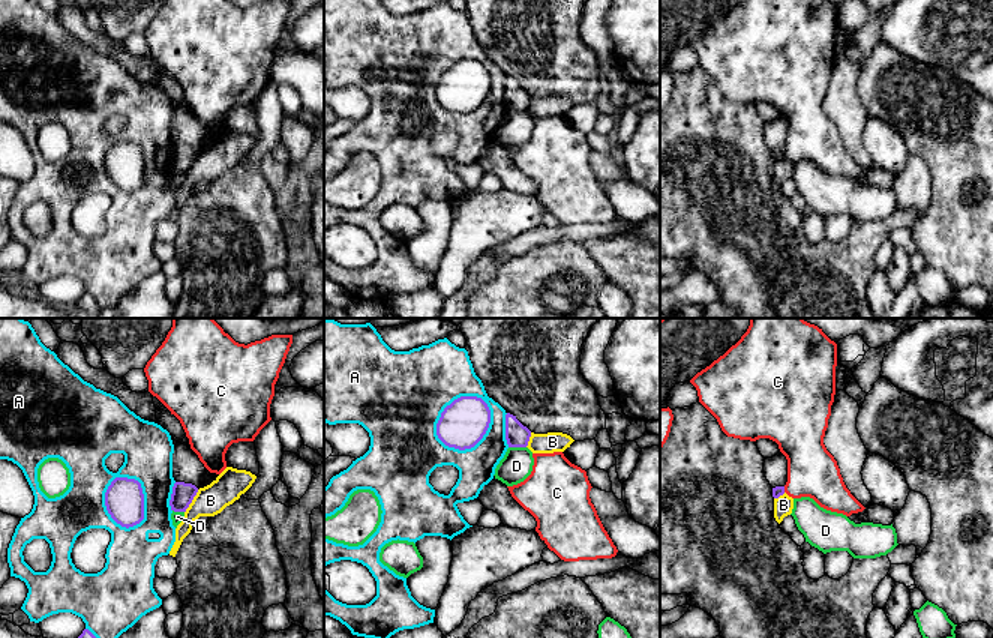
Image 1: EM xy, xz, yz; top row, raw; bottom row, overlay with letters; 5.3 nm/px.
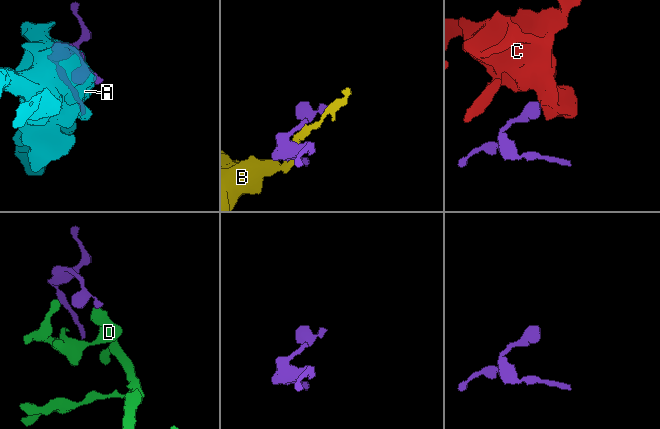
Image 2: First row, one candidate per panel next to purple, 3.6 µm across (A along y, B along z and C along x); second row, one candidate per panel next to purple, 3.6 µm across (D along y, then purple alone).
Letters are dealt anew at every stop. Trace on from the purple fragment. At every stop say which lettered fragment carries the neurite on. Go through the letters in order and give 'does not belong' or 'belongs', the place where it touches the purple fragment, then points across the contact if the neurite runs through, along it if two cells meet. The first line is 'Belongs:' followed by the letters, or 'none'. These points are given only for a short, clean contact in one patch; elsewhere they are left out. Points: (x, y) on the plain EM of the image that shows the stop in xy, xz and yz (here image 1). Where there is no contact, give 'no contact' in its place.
Belongs: none
A: does not belong; contact xz (455, 63)
B: does not belong; contact xy (191, 165); border xy (198, 153), (185, 176)
C: does not belong; contact yz (783, 153); border yz (783, 150), (785, 155)
D: does not belong; contact xz (518, 110); border xz (509, 110), (525, 111)

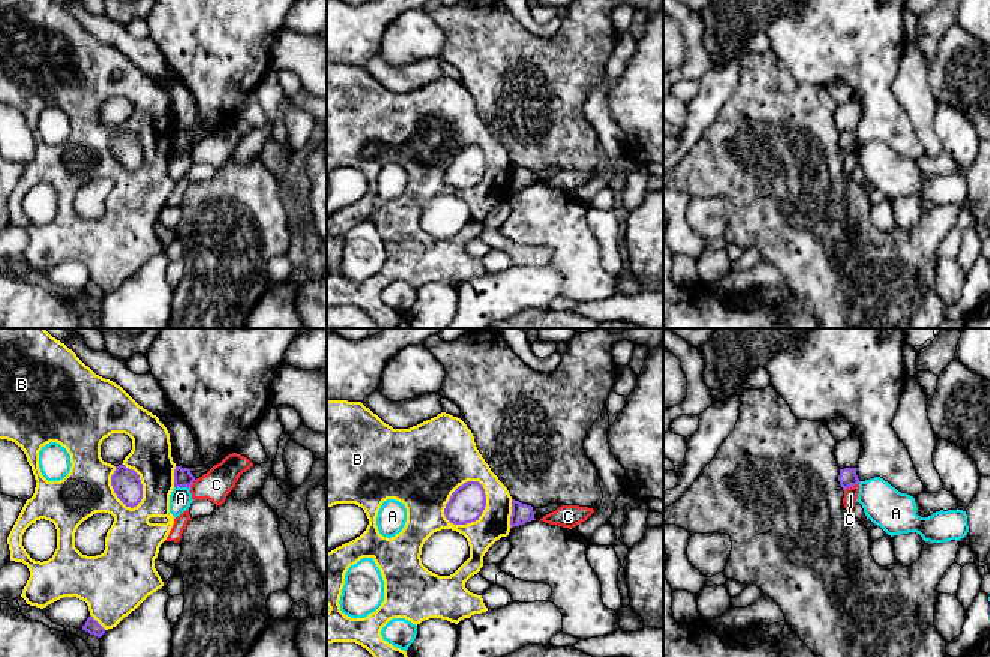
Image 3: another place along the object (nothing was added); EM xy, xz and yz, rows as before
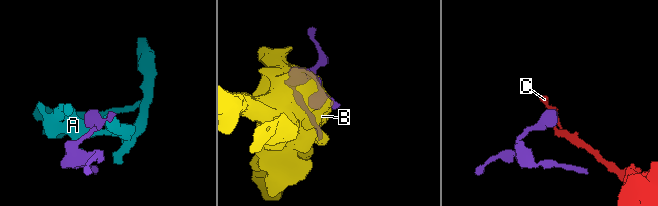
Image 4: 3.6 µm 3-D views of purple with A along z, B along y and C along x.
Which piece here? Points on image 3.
Belongs: none
A: does not belong; contact xy (182, 150); border xy (174, 150), (189, 152)
B: does not belong; contact xz (450, 161)
C: does not belong; contact yz (851, 150); border yz (858, 146), (845, 155)

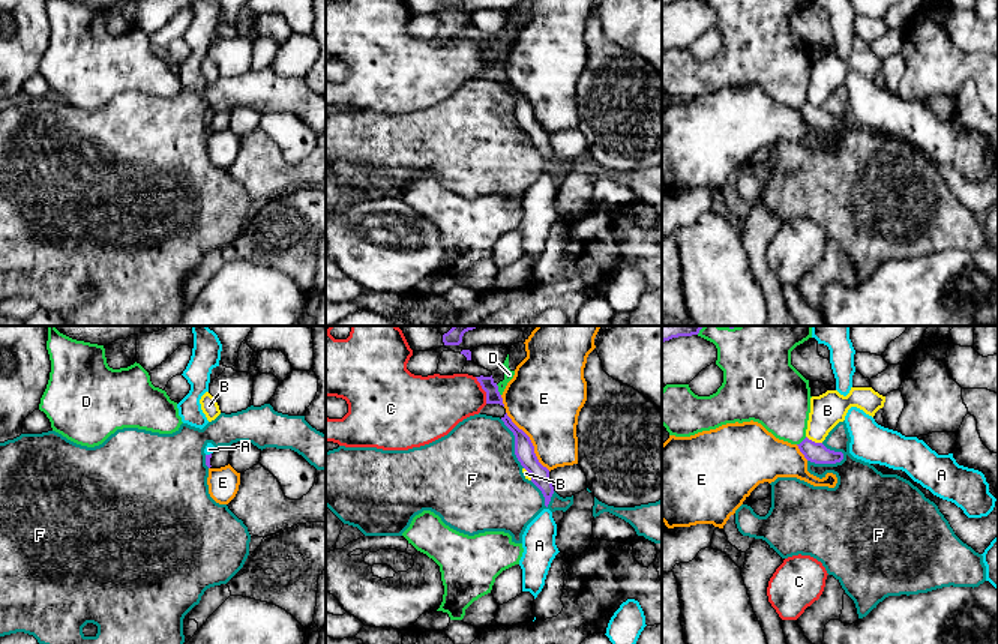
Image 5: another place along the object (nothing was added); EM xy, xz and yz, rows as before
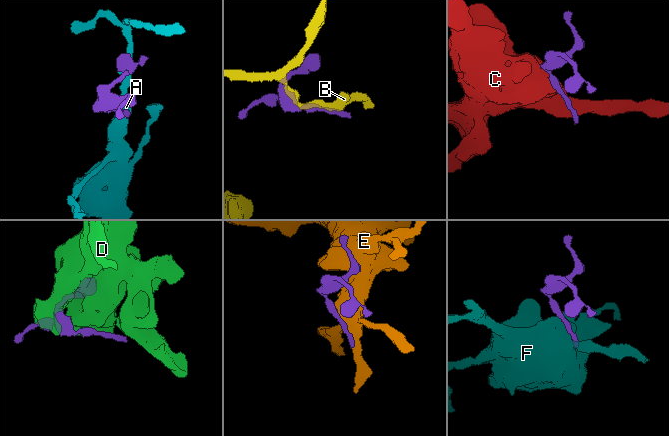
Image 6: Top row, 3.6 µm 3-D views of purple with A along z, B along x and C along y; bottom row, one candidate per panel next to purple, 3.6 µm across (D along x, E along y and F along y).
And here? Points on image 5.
Belongs: A
A: belongs; contact xy (207, 119); way xy (207, 120), (207, 119), (209, 113)
B: does not belong; contact yz (814, 105)
C: does not belong; contact xz (483, 53); border xz (474, 41), (485, 56), (486, 66)
D: does not belong; contact xz (497, 54)
E: does not belong; contact xz (530, 105)
F: does not belong; contact yz (827, 126)

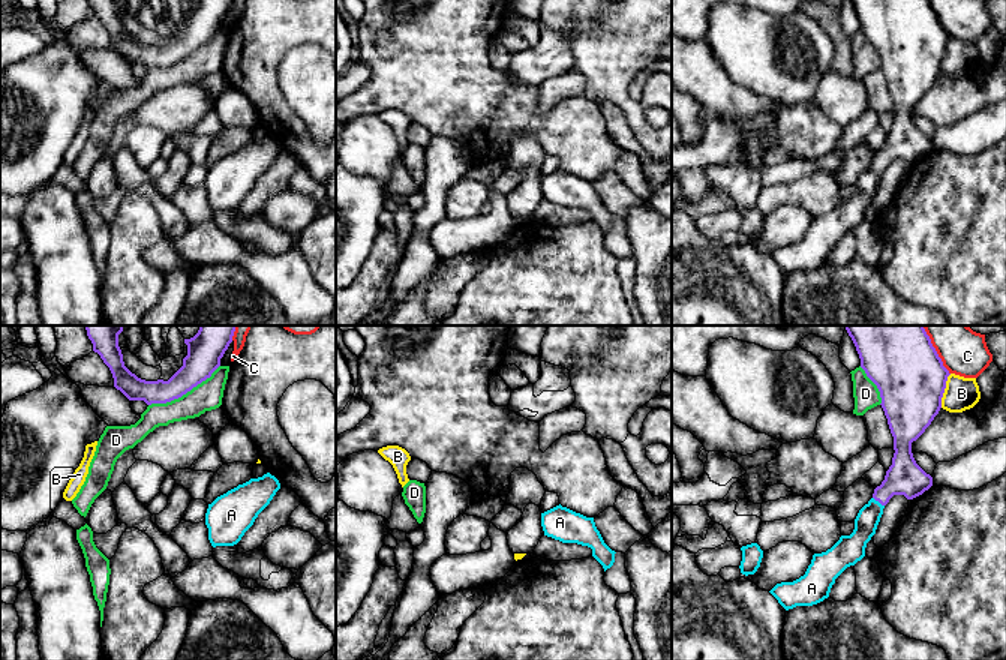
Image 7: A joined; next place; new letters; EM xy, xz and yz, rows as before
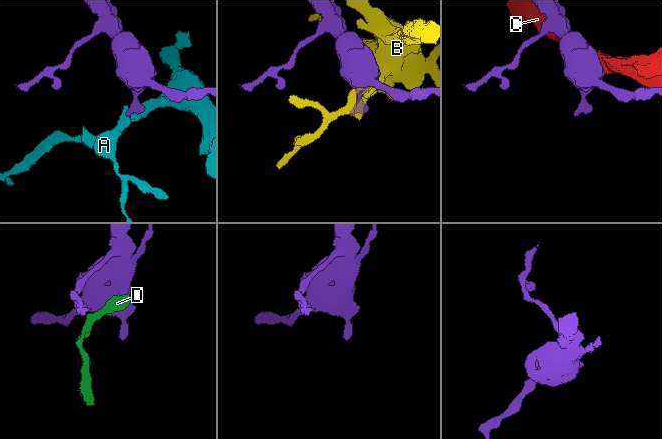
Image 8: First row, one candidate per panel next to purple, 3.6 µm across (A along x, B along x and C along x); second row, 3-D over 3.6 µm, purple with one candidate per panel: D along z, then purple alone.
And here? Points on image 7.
Belongs: A
A: belongs; contact yz (879, 165); way yz (904, 140), (879, 165), (865, 188)
B: does not belong; contact yz (943, 54)
C: does not belong; contact yz (937, 20)
D: does not belong; contact xy (185, 57)

